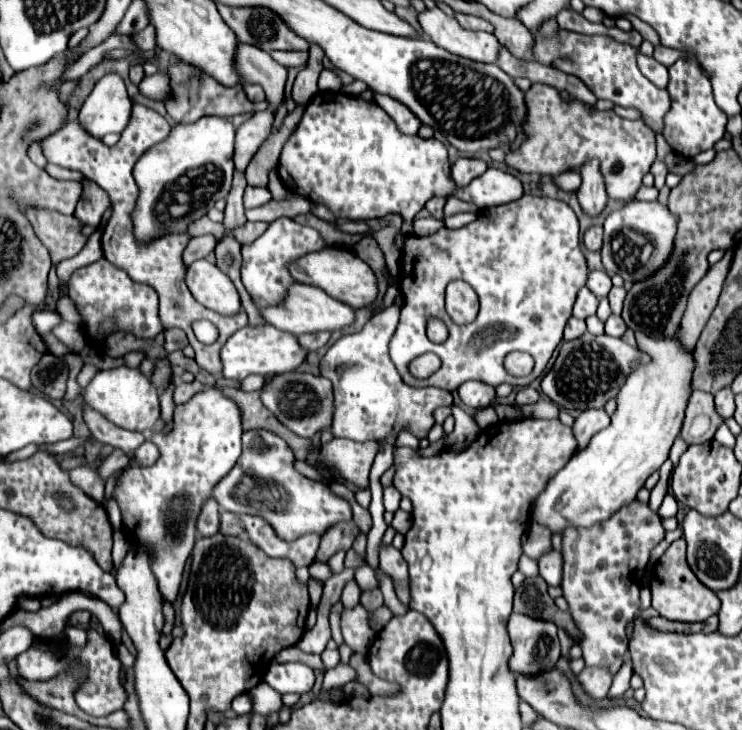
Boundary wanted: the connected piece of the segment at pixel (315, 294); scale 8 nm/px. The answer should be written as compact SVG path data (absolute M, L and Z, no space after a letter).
M295 284L291 288L291 296L287 298L287 304L283 308L265 308L261 310L265 320L273 324L279 330L285 330L289 334L301 336L301 334L315 334L315 332L335 332L351 326L355 322L355 310L335 298L331 298L327 292L323 292L317 286L311 284Z

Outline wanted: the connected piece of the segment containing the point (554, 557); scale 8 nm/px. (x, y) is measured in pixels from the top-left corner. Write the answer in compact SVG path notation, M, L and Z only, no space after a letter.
M557 550L545 554L539 560L539 574L549 586L559 586L563 580L563 558Z

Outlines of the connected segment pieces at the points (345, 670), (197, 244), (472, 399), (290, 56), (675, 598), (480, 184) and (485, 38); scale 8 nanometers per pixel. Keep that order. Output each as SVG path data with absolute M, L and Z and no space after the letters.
M339 664L337 668L325 672L325 680L323 680L323 688L321 688L321 690L323 690L323 694L327 694L327 692L331 692L331 690L335 690L335 688L345 686L347 682L351 682L351 680L355 680L355 678L357 678L357 672L355 672L351 666Z
M213 234L207 236L197 236L189 242L189 248L185 250L185 264L191 264L199 258L207 258L217 246L217 238Z
M479 380L461 384L457 388L457 392L459 392L459 398L463 400L463 404L469 408L485 408L495 398L495 388L485 382L479 382Z
M271 52L271 56L283 64L285 68L291 68L291 66L305 66L307 60L309 60L309 54L307 52Z
M669 546L667 552L659 558L655 564L655 578L651 578L651 598L653 608L669 620L681 620L681 622L703 622L709 616L717 614L721 608L721 602L713 590L709 590L705 584L701 584L691 568L687 568L685 562L685 546Z
M317 92L309 100L299 126L295 128L291 140L287 140L281 152L277 172L289 192L299 194L311 202L321 202L329 206L337 220L371 220L383 218L387 214L401 214L405 235L414 234L412 222L415 214L433 196L455 194L461 200L475 204L479 210L507 204L523 196L521 182L513 174L499 168L487 168L487 172L475 178L467 188L457 190L449 170L447 148L439 140L403 136L383 108L379 108L375 102L363 100L361 96L349 96L345 92Z
M437 6L419 12L417 20L423 32L439 48L463 58L471 58L475 62L495 62L501 44L493 34L467 30L455 20L455 16L447 16Z

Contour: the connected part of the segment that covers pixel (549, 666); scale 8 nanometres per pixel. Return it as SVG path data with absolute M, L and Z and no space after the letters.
M511 614L507 622L507 632L511 638L513 654L509 658L509 670L515 676L541 676L547 670L553 670L559 662L559 640L557 640L557 626L543 620L531 620L529 616Z

